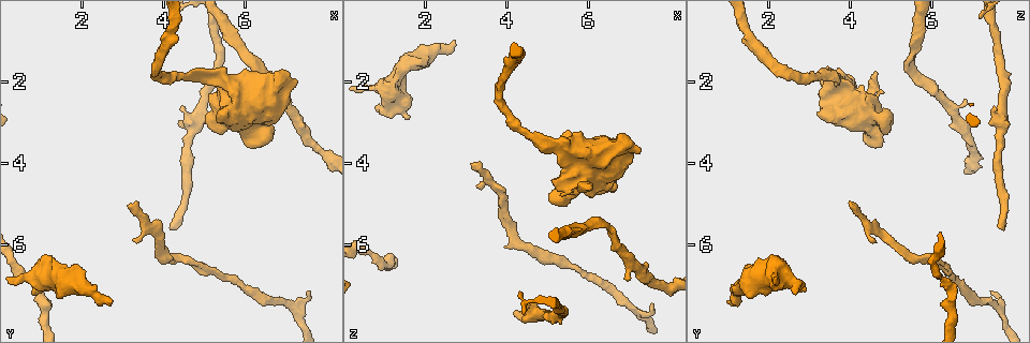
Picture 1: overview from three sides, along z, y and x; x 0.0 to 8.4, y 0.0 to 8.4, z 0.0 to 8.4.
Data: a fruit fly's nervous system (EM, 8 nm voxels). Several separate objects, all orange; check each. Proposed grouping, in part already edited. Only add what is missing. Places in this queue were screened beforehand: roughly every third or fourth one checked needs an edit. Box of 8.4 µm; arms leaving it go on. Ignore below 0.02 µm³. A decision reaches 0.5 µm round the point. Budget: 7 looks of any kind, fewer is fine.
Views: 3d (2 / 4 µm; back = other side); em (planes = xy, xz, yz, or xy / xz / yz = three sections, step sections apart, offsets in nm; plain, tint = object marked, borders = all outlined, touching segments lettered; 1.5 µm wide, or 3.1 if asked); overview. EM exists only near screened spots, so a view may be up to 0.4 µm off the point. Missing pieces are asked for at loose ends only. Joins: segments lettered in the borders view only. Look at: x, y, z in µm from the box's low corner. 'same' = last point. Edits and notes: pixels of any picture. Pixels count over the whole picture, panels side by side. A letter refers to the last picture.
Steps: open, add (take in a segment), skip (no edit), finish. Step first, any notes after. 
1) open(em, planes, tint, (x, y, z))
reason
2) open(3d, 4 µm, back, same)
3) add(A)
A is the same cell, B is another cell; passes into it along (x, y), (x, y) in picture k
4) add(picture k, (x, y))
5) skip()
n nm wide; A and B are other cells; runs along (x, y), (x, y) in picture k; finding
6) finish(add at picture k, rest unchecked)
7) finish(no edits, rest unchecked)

open(3d, 2 µm, (4.25, 5.70, 7.75))
branch stops here

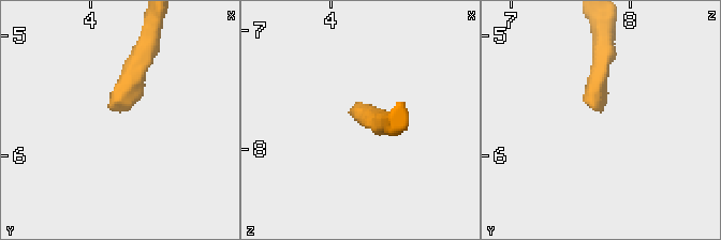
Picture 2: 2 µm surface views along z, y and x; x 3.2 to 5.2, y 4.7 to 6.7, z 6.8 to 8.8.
open(em, yz, step 8, borders, (4.24, 5.62, 7.74))
need the tissue

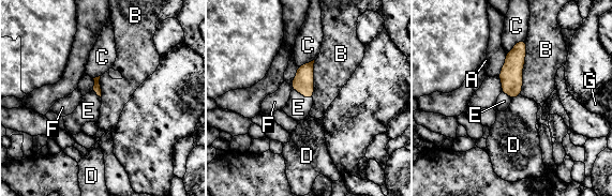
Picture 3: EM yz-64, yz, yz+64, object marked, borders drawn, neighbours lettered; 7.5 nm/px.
add(E)
E is the same cell, A, B, C, D, F and G are other cells; passes into it along (303, 83), (302, 95), (298, 107) in picture 3; it goes on there

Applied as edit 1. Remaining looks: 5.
open(em, xz, step 4, borders, (3.30, 4.95, 4.00))
thin end

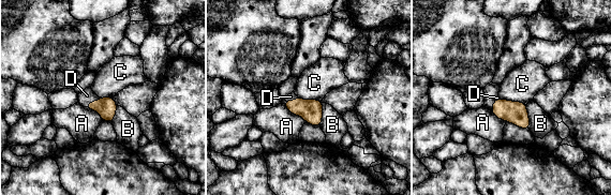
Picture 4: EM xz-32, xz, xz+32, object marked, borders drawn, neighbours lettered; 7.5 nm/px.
open(em, planes, borders, same)

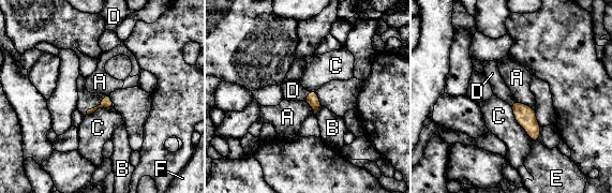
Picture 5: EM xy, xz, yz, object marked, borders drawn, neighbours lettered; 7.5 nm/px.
add(D)
D is the same cell, A, B, C, E and F are other cells; passes into it along (106, 102), (96, 106), (86, 101) in picture 5; it goes on there

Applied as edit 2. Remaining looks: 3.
open(overview)

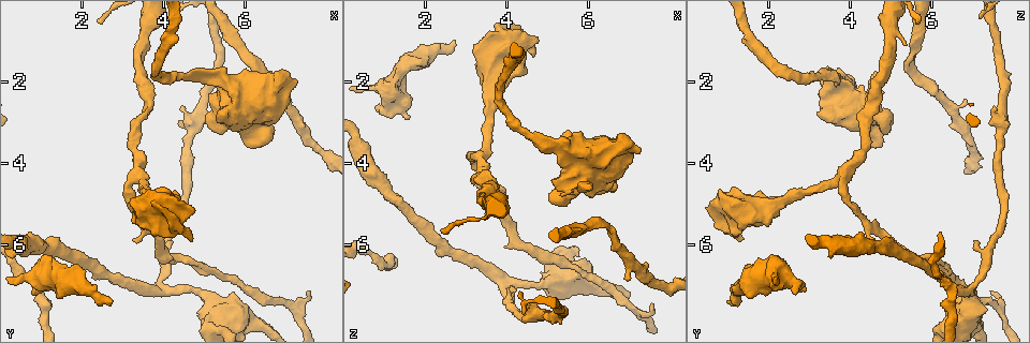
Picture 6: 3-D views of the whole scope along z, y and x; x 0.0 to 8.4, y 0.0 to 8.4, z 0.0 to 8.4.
open(3d, 2 µm, (2.65, 7.40, 1.00))
free end

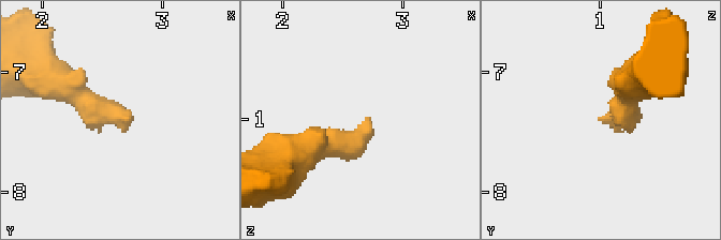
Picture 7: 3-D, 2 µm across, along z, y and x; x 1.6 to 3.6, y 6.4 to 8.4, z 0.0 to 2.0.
open(em, planes, borders, (2.72, 7.40, 0.98))

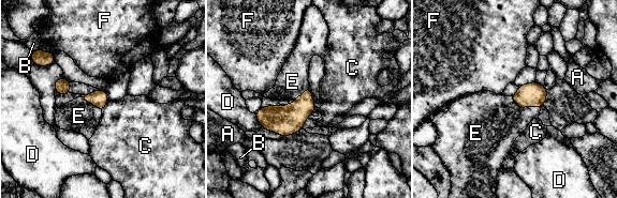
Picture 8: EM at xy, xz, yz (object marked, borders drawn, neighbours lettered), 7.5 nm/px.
add(E)
E touches over 240 nm; E is the same cell, A, B, C, D and F are other cells; passes into it along (533, 94), (525, 106), (496, 121) in picture 8; it goes on there

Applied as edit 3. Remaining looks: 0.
finish(add at picture 3, add at picture 5, add at picture 8, rest unchecked)

